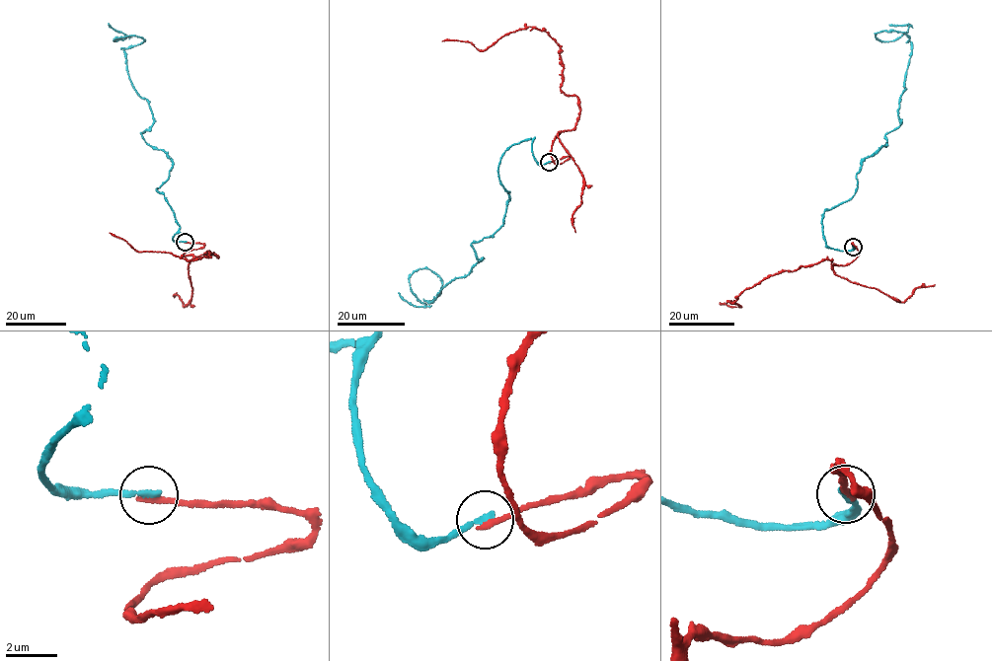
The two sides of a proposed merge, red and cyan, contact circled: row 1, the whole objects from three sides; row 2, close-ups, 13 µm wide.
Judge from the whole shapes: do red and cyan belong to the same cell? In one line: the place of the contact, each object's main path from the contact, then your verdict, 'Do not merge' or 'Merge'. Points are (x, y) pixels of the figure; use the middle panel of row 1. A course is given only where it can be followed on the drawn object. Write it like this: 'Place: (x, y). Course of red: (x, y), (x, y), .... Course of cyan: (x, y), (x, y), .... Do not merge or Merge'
Place: (549, 162). Course of red: (549, 162), (570, 157), (556, 164), (553, 140), (579, 109), (547, 33), (484, 49), (441, 40). Course of cyan: (549, 162), (533, 139), (508, 148), (482, 257), (430, 303), (442, 280), (418, 268), (422, 307), (398, 292). Do not merge

